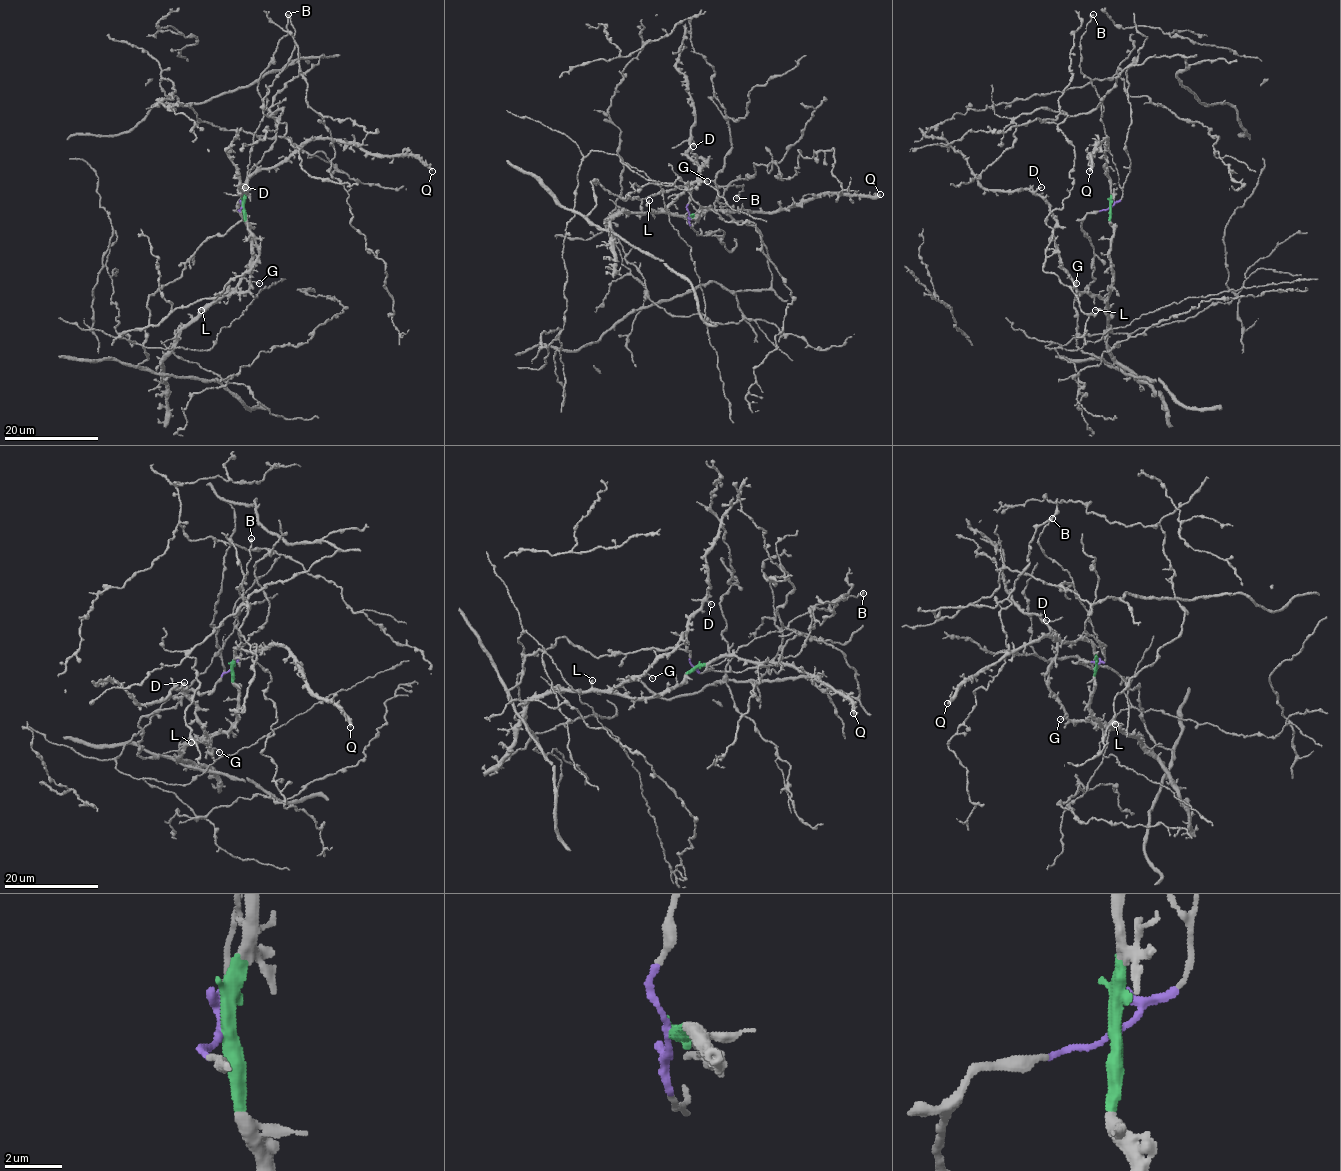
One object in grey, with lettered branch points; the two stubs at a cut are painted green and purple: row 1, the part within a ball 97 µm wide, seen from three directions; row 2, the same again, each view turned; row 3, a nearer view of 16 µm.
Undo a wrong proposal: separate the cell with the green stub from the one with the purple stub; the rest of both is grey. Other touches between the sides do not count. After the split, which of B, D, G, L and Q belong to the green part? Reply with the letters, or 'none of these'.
D, G, L, Q

